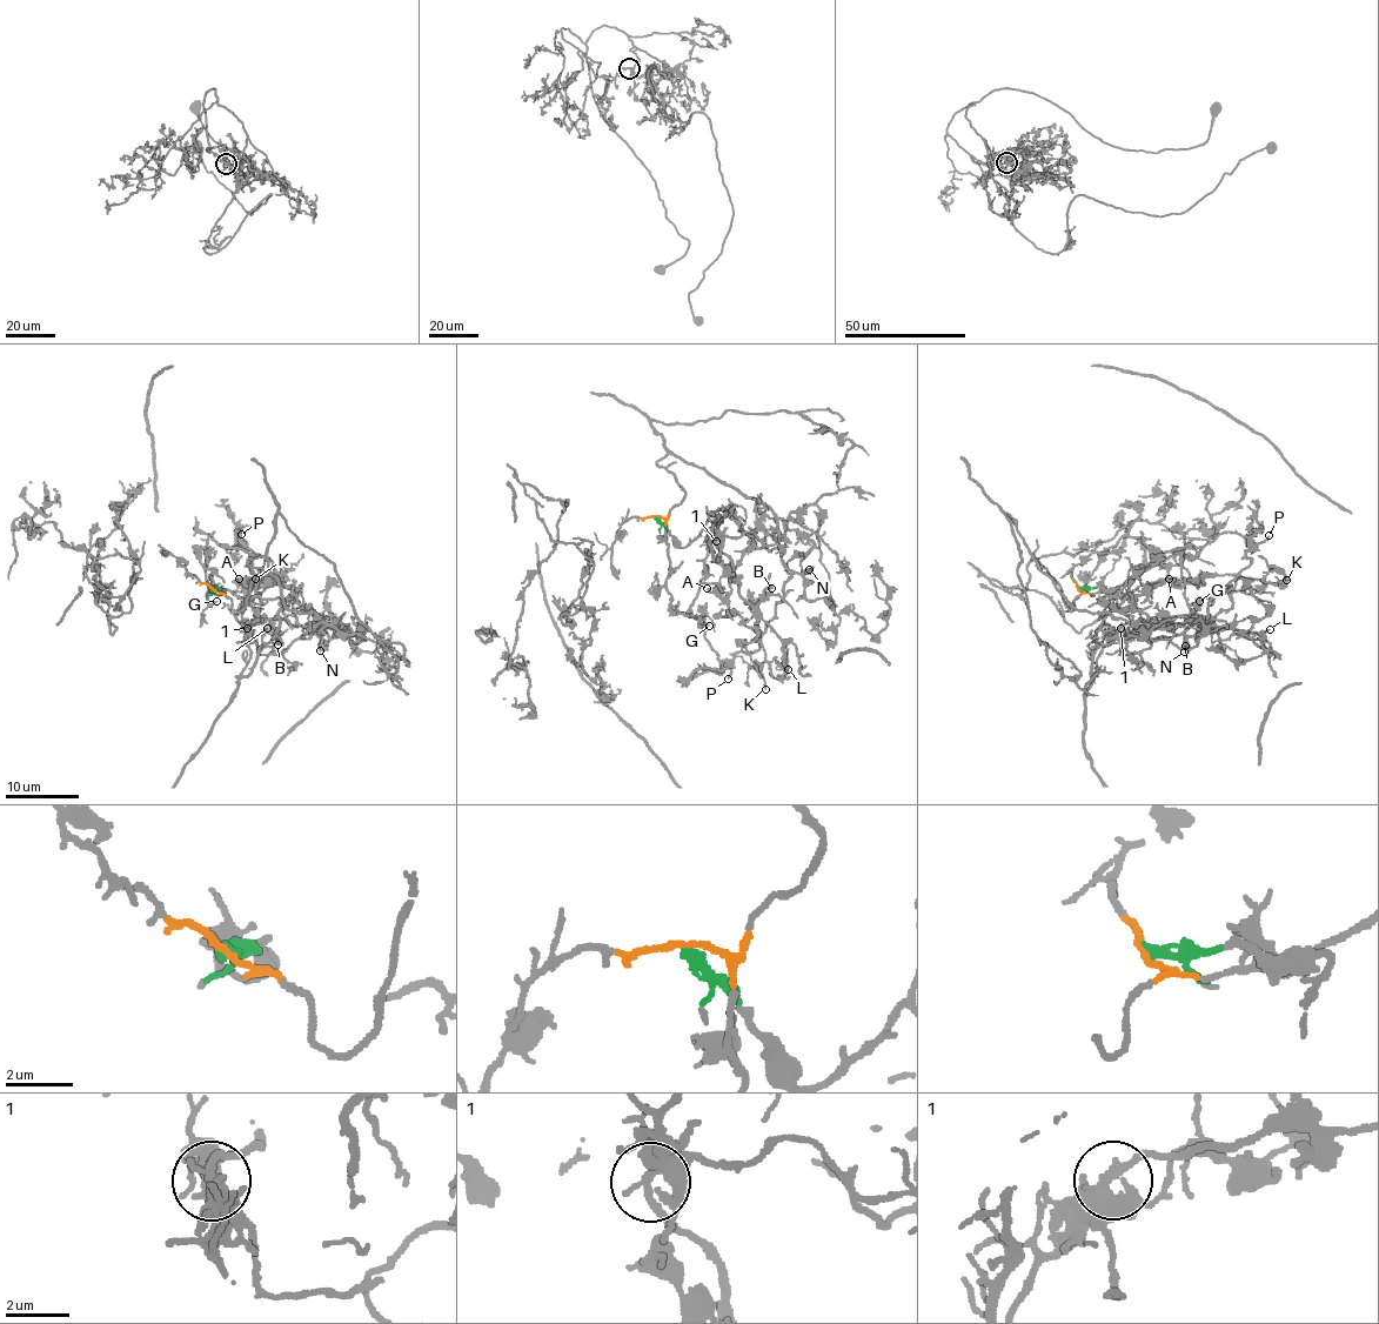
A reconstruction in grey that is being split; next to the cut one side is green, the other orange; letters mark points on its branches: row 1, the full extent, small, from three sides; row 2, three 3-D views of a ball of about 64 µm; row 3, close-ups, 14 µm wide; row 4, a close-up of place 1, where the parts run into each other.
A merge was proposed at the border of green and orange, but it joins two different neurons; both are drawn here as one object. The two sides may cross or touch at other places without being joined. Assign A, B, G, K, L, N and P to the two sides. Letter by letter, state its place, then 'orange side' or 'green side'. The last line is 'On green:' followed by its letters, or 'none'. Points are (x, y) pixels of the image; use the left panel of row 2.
A: place (239, 579); green side
B: place (278, 644); green side
G: place (216, 601); orange side
K: place (255, 579); orange side
L: place (267, 628); green side
N: place (320, 650); orange side
P: place (241, 534); orange side
On green: A, B, L

